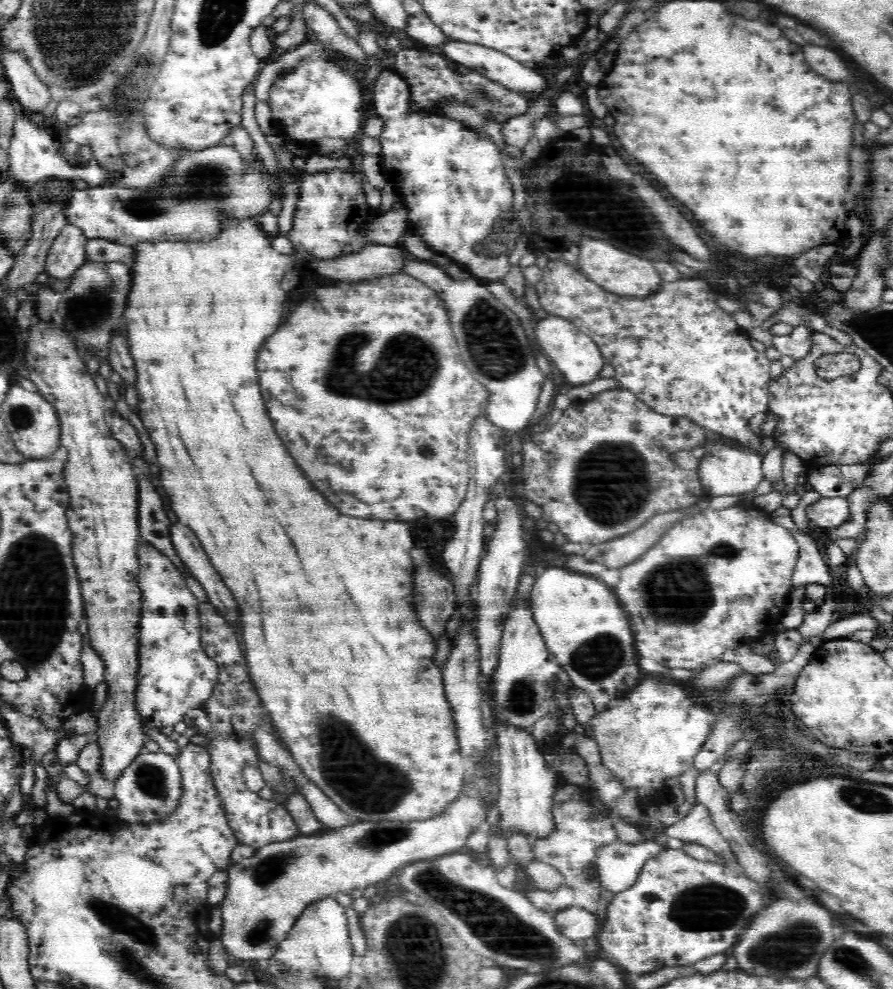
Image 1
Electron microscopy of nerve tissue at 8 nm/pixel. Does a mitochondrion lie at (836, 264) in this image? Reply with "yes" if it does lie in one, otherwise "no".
no

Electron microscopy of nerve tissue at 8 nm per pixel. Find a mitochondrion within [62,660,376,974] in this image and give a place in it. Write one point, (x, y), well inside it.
(110, 913)

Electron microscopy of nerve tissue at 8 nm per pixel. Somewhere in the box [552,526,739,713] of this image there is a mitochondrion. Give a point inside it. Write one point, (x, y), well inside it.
(596, 659)

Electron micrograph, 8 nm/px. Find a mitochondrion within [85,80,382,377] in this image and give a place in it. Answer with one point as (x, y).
(212, 178)

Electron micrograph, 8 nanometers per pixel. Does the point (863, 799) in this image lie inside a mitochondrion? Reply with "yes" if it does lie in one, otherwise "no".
yes

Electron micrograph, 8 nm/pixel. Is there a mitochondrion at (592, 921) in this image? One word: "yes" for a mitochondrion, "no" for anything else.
no

